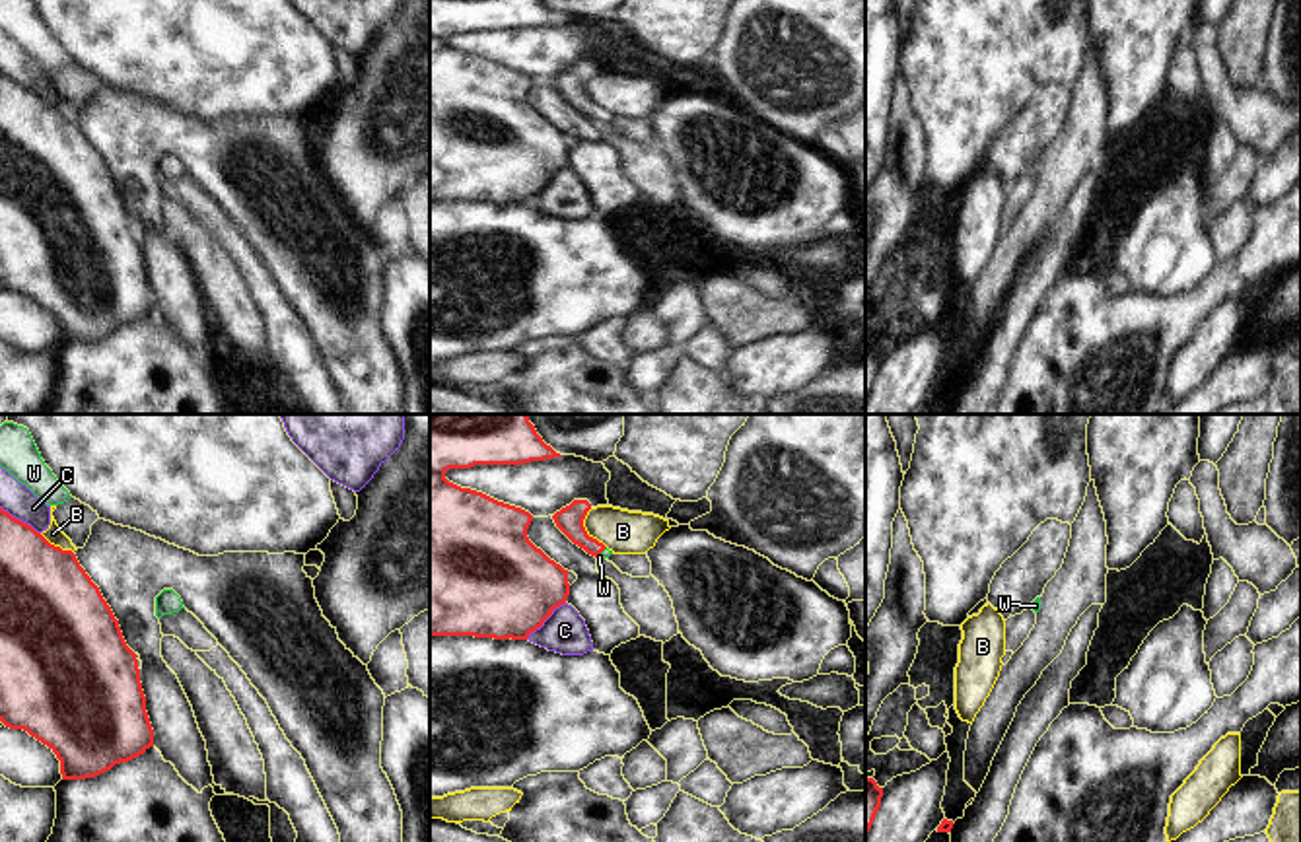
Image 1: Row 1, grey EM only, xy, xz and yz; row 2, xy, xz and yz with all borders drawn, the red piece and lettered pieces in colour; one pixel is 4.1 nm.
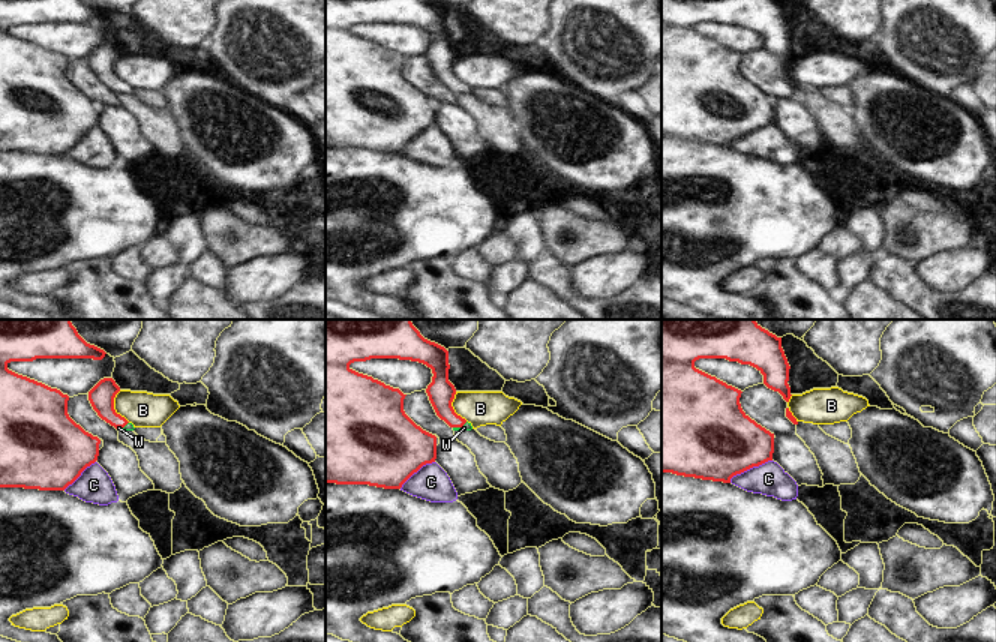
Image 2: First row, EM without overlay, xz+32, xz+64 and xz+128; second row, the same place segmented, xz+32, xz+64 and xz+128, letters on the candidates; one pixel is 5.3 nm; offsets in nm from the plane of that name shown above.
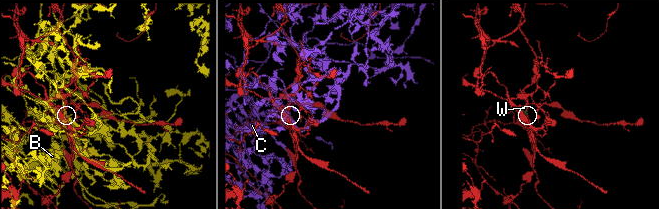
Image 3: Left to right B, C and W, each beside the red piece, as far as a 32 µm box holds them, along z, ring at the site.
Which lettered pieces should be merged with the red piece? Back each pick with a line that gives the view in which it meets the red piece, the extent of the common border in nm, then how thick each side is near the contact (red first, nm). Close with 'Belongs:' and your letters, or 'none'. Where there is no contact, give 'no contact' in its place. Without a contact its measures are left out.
W: xz | 60 nm | 110/40 nm
Belongs: W

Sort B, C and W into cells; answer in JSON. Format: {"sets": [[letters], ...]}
{"sets": [["B"], ["C"], ["W"]]}

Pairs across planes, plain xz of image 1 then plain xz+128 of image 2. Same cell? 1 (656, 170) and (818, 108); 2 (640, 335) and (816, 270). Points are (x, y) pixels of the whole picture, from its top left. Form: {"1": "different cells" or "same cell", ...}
{"1": "same cell", "2": "different cells"}

